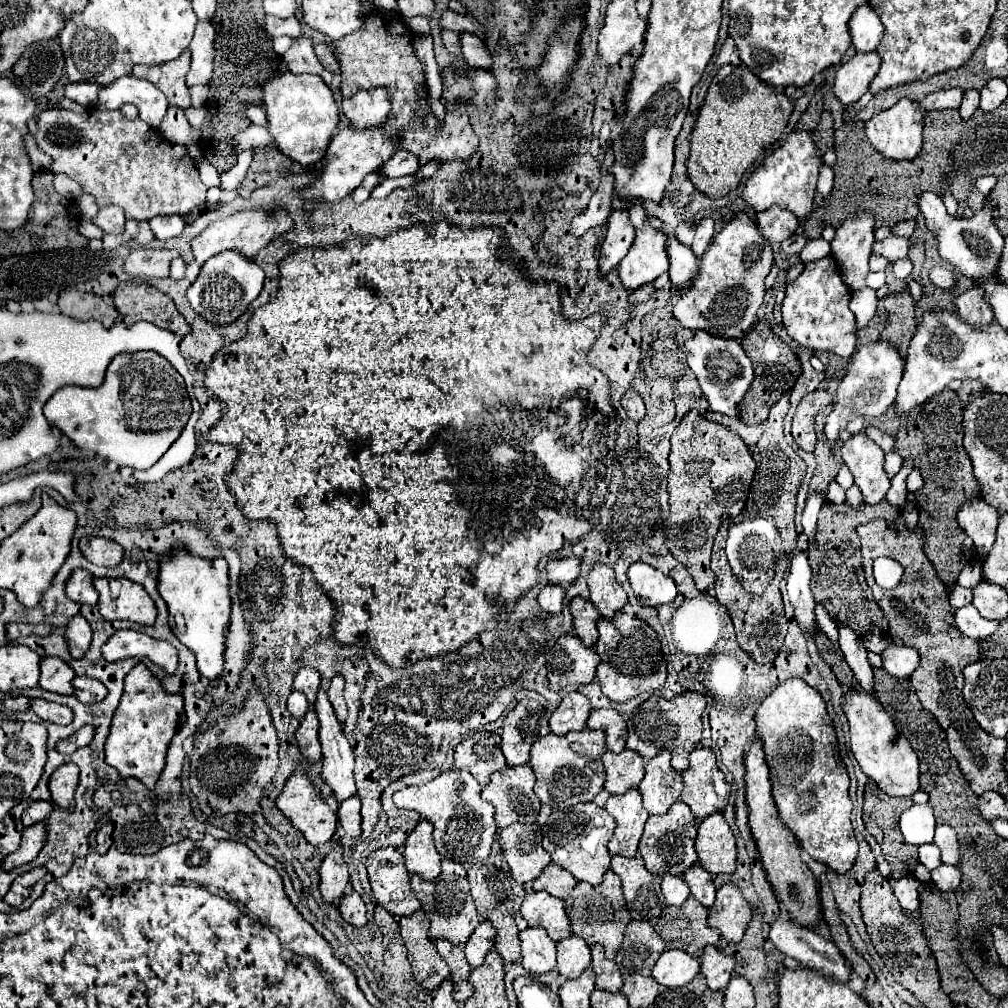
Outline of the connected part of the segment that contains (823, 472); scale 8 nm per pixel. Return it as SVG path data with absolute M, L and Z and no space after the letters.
M833 407L821 411L817 417L815 417L815 425L817 425L817 447L815 447L815 457L817 457L817 467L815 467L815 473L813 473L813 479L811 479L811 493L813 491L827 491L829 483L837 477L837 471L843 467L843 459L839 457L839 453L831 453L831 447L827 445L827 439L823 435L823 427L825 427L825 419L829 415Z

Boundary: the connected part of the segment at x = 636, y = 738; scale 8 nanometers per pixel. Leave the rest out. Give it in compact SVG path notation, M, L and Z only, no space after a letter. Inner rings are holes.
M697 691L681 693L681 695L677 695L677 697L669 699L669 701L661 699L661 697L649 697L645 703L641 703L627 717L627 729L629 729L627 749L637 751L643 759L653 759L657 753L667 749L673 755L671 757L671 765L677 771L683 771L689 765L691 751L695 751L699 741L701 741L701 733L703 733L701 715L703 715L705 707L707 707L705 695L701 695ZM641 715L643 715L643 723L647 719L647 737L641 737Z

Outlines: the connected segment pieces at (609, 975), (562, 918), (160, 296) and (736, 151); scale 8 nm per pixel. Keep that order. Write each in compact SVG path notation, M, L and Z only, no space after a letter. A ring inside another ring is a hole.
M591 945L591 967L597 975L595 979L595 987L597 989L607 989L611 993L621 991L623 987L623 979L621 979L621 971L617 969L617 963L605 957L605 949L601 945Z
M531 891L523 897L521 915L529 921L529 925L541 925L549 933L553 941L567 939L571 935L569 917L565 913L563 899L549 895L547 891Z
M133 281L121 283L113 293L113 301L127 327L137 321L149 321L177 335L187 335L191 331L173 299L151 285L137 285Z
M725 65L713 77L699 121L691 133L691 151L687 159L687 175L697 191L711 199L725 197L733 191L745 171L763 155L763 151L779 141L793 113L793 103L781 89L765 85L745 65Z

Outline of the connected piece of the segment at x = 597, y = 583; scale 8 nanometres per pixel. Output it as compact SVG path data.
M595 563L587 575L589 599L601 613L601 617L613 617L615 611L623 609L627 603L627 595L623 587L615 581L615 573L609 565Z

